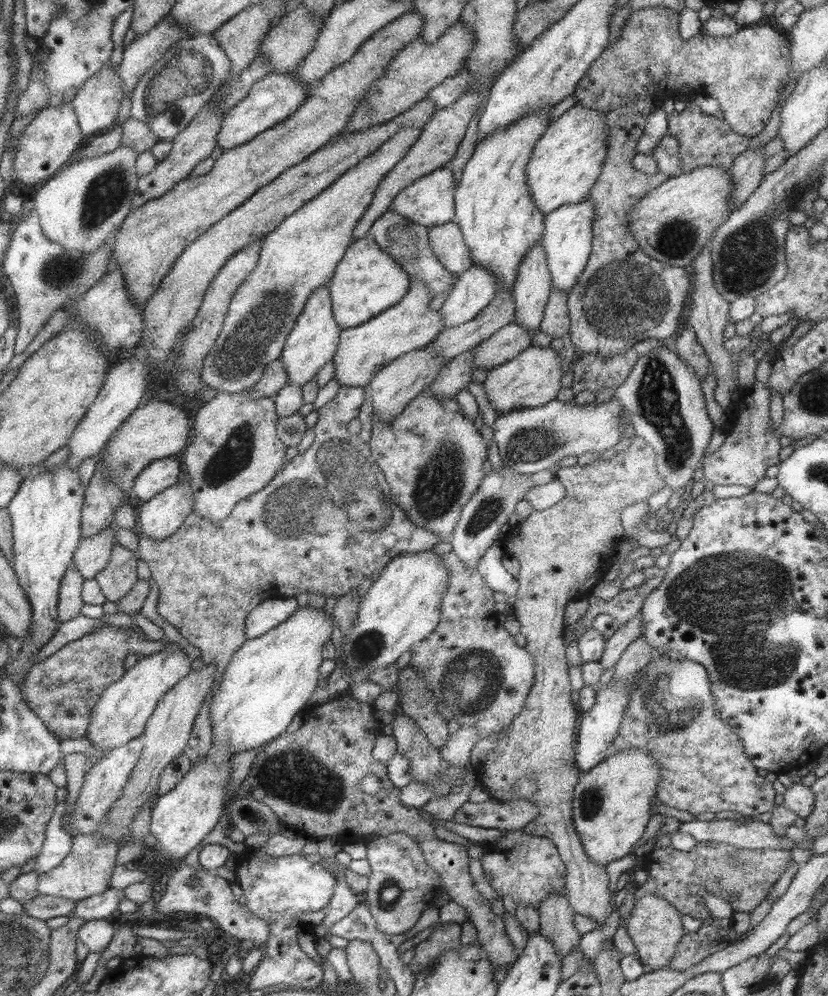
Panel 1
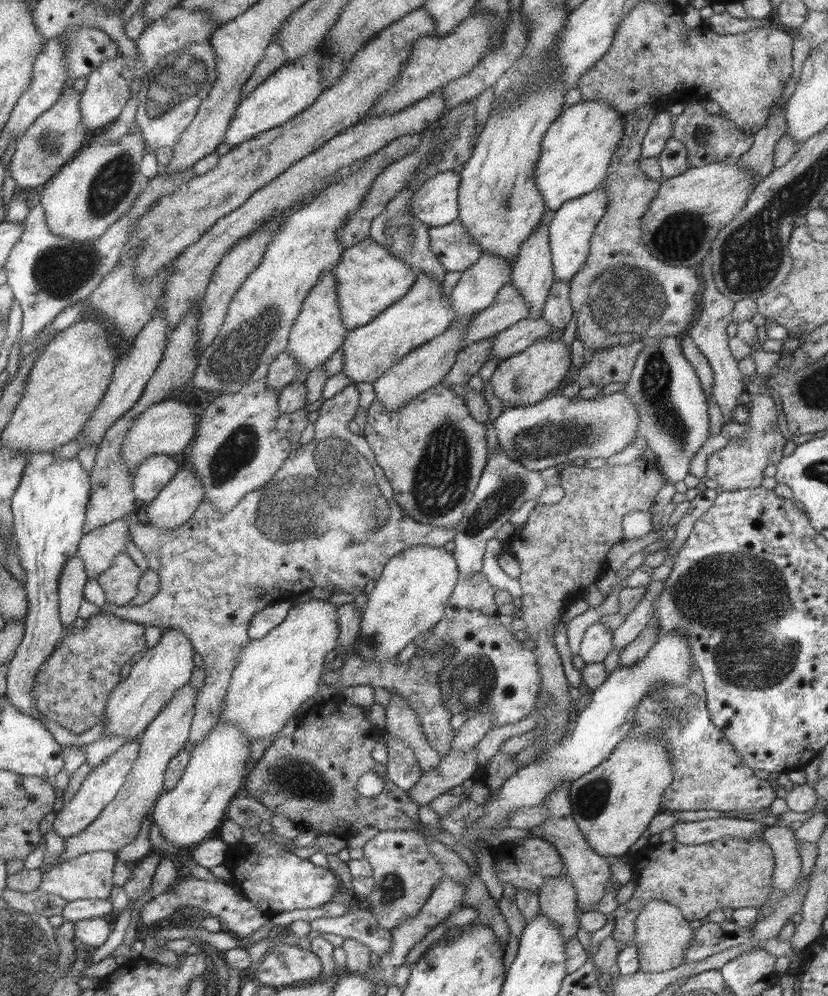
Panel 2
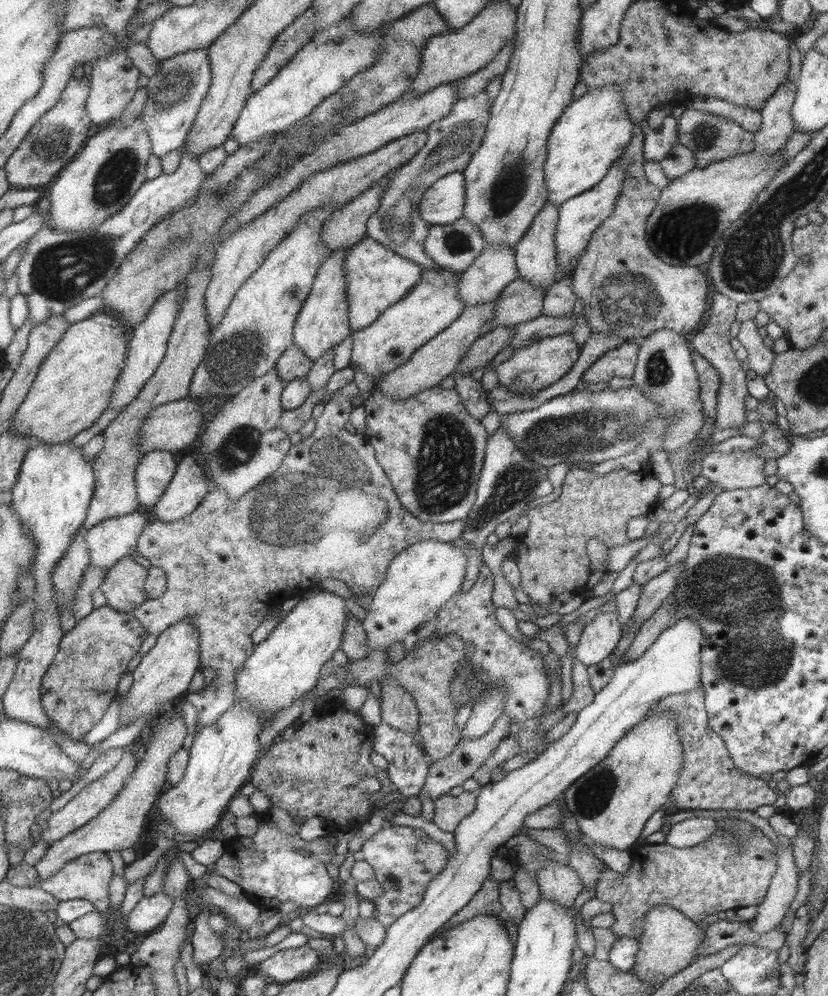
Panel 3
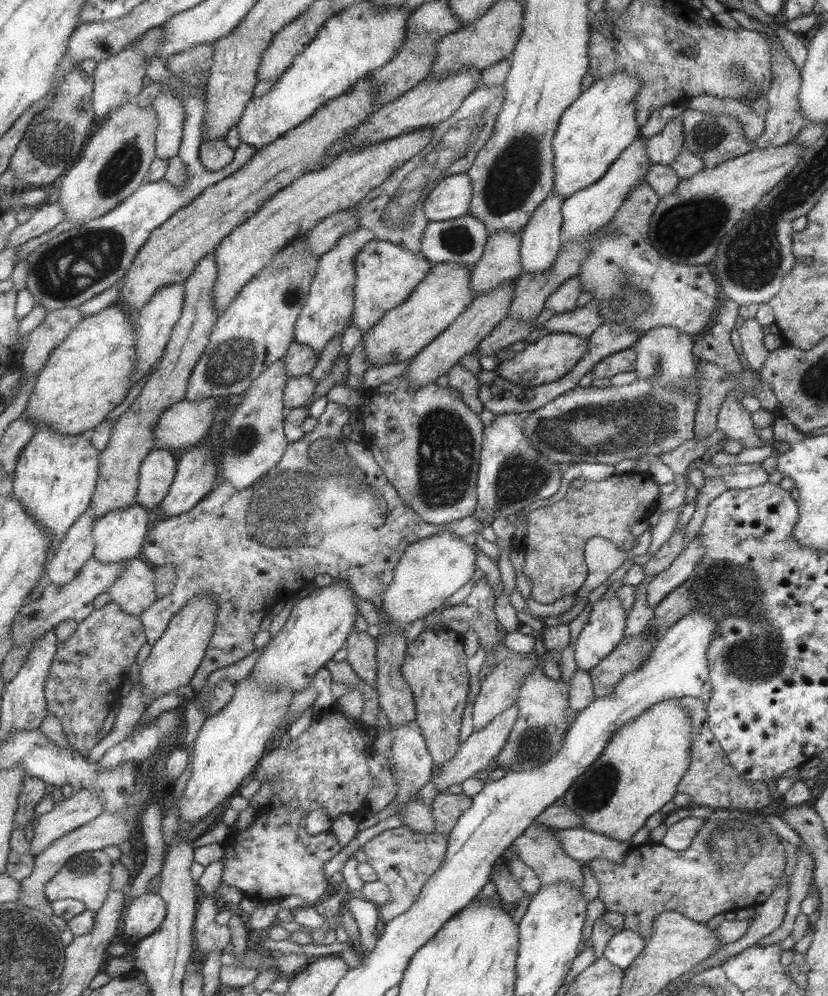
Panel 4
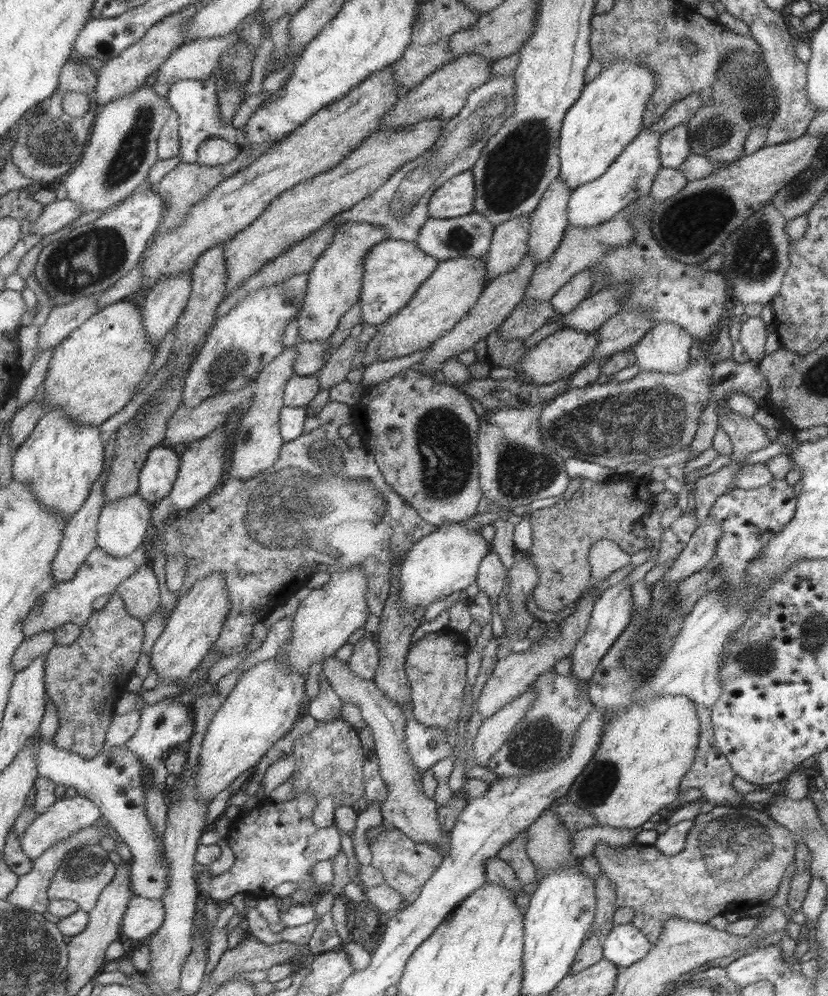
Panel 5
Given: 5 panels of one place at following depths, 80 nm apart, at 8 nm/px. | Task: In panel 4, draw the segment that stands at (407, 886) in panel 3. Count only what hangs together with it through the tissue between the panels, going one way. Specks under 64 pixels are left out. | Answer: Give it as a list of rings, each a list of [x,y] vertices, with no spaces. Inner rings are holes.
[[[449,792],[437,794],[432,803],[432,816],[434,817],[434,831],[431,834],[421,832],[406,833],[402,827],[386,829],[372,837],[363,846],[366,854],[366,862],[370,864],[377,874],[380,882],[383,882],[389,890],[390,900],[380,906],[381,918],[386,923],[394,916],[405,912],[419,896],[421,888],[431,877],[431,874],[439,868],[443,860],[449,833],[454,827],[461,812],[465,812],[471,806],[472,798],[461,794]]]

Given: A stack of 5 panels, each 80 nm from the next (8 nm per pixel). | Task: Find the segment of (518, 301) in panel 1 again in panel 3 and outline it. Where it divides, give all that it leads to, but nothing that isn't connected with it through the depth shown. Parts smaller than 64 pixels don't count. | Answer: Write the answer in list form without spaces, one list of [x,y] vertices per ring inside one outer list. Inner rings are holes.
[[[546,202],[531,221],[530,228],[517,241],[515,249],[515,268],[517,268],[517,278],[525,280],[527,284],[531,284],[533,288],[539,288],[541,292],[545,292],[551,284],[557,281],[558,268],[555,262],[554,234],[558,219],[558,206]]]

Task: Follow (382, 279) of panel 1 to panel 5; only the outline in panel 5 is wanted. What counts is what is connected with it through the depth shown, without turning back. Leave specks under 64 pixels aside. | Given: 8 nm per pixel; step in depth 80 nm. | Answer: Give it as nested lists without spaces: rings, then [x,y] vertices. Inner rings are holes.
[[[387,238],[374,244],[363,258],[363,279],[358,297],[361,308],[359,324],[376,327],[385,323],[395,312],[409,304],[437,264],[435,258],[427,256],[415,243],[406,240]]]

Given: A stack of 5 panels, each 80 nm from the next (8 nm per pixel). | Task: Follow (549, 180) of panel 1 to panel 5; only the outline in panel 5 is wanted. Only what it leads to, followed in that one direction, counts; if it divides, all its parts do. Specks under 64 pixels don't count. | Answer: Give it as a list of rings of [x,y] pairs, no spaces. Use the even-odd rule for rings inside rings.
[[[627,60],[616,62],[608,67],[601,68],[591,81],[583,85],[577,100],[565,112],[558,137],[558,155],[560,171],[557,179],[561,179],[566,187],[578,187],[580,184],[591,182],[599,178],[608,166],[619,156],[619,153],[643,129],[642,114],[647,100],[653,94],[657,81],[654,74],[641,64],[629,64]]]

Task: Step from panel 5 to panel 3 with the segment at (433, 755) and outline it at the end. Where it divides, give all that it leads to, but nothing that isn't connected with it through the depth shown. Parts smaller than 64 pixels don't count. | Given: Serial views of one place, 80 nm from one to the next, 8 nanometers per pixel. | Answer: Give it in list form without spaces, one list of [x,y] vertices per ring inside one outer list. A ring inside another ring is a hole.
[[[383,722],[379,723],[372,729],[372,752],[383,755],[383,758],[387,760],[388,780],[393,784],[393,787],[399,792],[399,798],[388,804],[385,809],[374,812],[373,816],[367,821],[367,825],[361,825],[357,832],[351,837],[351,840],[347,843],[348,852],[345,854],[345,859],[338,867],[338,876],[341,880],[348,882],[351,875],[351,866],[355,862],[352,854],[353,851],[360,850],[363,841],[370,838],[371,834],[377,832],[385,823],[387,817],[392,816],[393,813],[397,813],[401,809],[401,805],[409,799],[409,797],[416,797],[421,791],[421,787],[425,783],[425,777],[430,768],[430,764],[425,762],[425,755],[421,752],[421,748],[417,748],[415,740],[413,740],[413,734],[411,732],[399,732],[396,728],[391,728],[388,724]]]

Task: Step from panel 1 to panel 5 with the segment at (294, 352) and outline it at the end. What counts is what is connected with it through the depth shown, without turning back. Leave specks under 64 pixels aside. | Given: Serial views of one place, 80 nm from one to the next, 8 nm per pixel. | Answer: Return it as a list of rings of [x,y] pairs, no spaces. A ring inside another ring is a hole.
[[[344,221],[336,228],[328,247],[308,271],[305,300],[297,315],[297,336],[301,341],[313,342],[330,338],[341,316],[358,302],[365,254],[374,244],[387,238],[386,232],[379,225],[363,221]]]

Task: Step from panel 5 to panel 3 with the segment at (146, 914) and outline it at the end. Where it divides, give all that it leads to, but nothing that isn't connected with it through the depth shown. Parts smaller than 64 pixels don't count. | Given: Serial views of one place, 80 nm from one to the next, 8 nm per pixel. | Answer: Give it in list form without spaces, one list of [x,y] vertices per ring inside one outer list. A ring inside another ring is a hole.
[[[162,893],[142,896],[126,916],[126,929],[131,932],[155,930],[165,920],[172,900]]]

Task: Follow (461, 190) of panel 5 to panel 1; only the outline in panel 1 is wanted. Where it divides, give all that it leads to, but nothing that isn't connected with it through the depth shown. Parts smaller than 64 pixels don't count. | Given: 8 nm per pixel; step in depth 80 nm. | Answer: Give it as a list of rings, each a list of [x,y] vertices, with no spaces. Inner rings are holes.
[[[443,166],[413,181],[394,196],[386,211],[389,209],[424,227],[439,226],[451,221],[454,217],[454,183],[451,170]]]

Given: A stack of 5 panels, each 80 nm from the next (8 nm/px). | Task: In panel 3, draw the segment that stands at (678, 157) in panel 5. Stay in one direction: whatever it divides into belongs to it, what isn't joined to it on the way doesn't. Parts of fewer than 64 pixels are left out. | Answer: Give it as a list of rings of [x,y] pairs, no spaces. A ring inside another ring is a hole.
[[[671,114],[663,116],[657,129],[647,129],[642,148],[645,161],[660,162],[670,153],[671,147],[678,142],[677,119]]]

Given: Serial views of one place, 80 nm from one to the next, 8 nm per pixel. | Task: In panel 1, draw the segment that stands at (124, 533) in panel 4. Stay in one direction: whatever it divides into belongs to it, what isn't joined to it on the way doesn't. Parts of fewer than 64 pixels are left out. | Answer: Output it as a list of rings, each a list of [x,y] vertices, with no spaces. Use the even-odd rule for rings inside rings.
[[[114,525],[105,527],[101,532],[81,538],[72,556],[72,563],[84,580],[94,576],[109,562],[112,546],[117,544]]]

